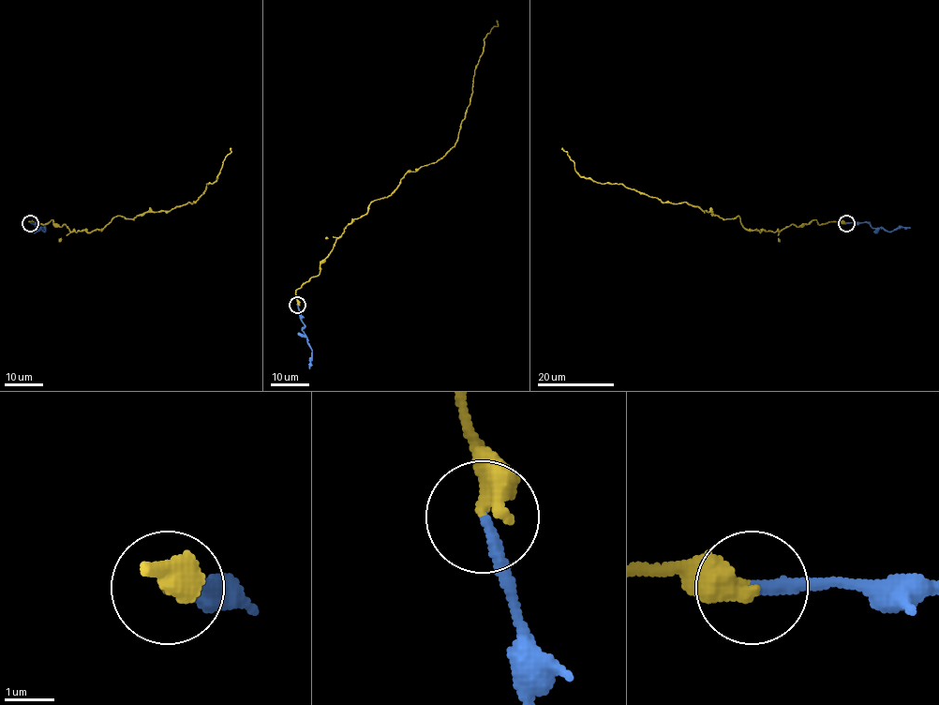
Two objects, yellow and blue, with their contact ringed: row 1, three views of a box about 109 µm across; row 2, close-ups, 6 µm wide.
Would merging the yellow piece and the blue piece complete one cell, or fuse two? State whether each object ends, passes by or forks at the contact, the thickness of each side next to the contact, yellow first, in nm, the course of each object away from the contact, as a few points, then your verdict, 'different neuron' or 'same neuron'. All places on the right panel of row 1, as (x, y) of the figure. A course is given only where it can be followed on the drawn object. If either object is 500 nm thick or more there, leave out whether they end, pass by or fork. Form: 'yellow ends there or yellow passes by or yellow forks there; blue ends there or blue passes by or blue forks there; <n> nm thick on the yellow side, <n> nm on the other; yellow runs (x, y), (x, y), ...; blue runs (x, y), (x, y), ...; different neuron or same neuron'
yellow ends there; blue ends there; 480 nm thick on the yellow side, 240 nm on the other; yellow runs (845, 223), (747, 230), (738, 216), (721, 218), (686, 202), (663, 202), (582, 176), (561, 148); blue runs (845, 223), (867, 222), (872, 228), (887, 231), (910, 228); different neuron

